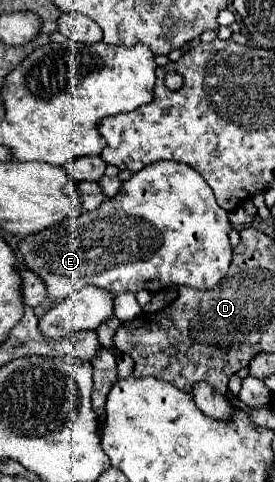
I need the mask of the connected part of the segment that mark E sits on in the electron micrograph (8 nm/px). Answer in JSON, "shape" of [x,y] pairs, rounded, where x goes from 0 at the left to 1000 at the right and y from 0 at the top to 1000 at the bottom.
{"shape":[[[567,334],[451,376],[429,405],[400,417],[378,417],[356,434],[313,438],[269,454],[240,454],[225,467],[196,467],[73,500],[73,525],[87,529],[95,550],[167,587],[175,620],[153,629],[153,637],[182,641],[204,620],[240,620],[255,608],[276,608],[313,591],[385,595],[415,612],[451,604],[495,608],[509,600],[567,608],[618,587],[691,591],[742,604],[771,600],[836,554],[836,479],[844,463],[829,438],[785,421],[764,384],[713,351],[691,351],[691,342],[647,334]]]}

